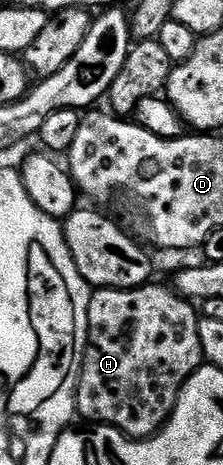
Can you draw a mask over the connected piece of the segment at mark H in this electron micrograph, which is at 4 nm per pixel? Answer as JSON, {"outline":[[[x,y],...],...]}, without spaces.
{"outline":[[[148,282],[142,288],[96,288],[89,302],[87,348],[83,351],[75,406],[78,415],[87,419],[84,421],[109,424],[128,438],[153,436],[166,424],[185,382],[205,360],[201,316],[196,305],[180,296],[174,287],[162,288],[155,283]]]}

